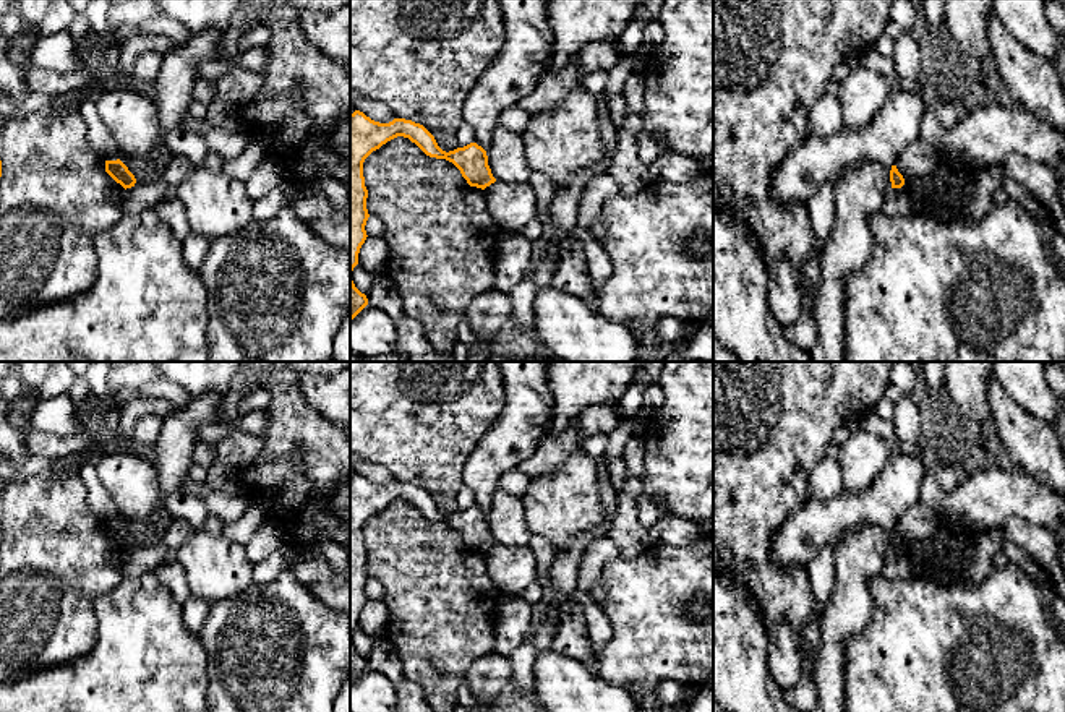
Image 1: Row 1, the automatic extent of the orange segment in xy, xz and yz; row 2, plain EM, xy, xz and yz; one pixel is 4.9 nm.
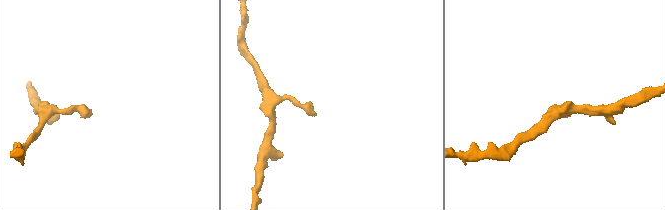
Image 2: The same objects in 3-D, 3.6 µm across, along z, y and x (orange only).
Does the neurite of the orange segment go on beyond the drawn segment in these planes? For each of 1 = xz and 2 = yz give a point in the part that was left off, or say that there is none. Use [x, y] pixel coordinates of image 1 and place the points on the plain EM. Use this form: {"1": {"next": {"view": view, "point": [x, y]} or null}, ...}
{"1": {"next": null}, "2": {"next": null}}

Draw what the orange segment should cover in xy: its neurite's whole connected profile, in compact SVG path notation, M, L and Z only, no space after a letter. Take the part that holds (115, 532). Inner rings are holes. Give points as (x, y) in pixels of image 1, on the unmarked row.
M105 524L105 535L120 547L125 553L135 550L136 542L128 530L120 524Z

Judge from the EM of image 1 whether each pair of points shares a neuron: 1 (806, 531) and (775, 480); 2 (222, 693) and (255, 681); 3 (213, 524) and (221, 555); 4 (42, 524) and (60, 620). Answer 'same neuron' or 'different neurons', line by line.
1: different neurons
2: same neuron
3: different neurons
4: same neuron

